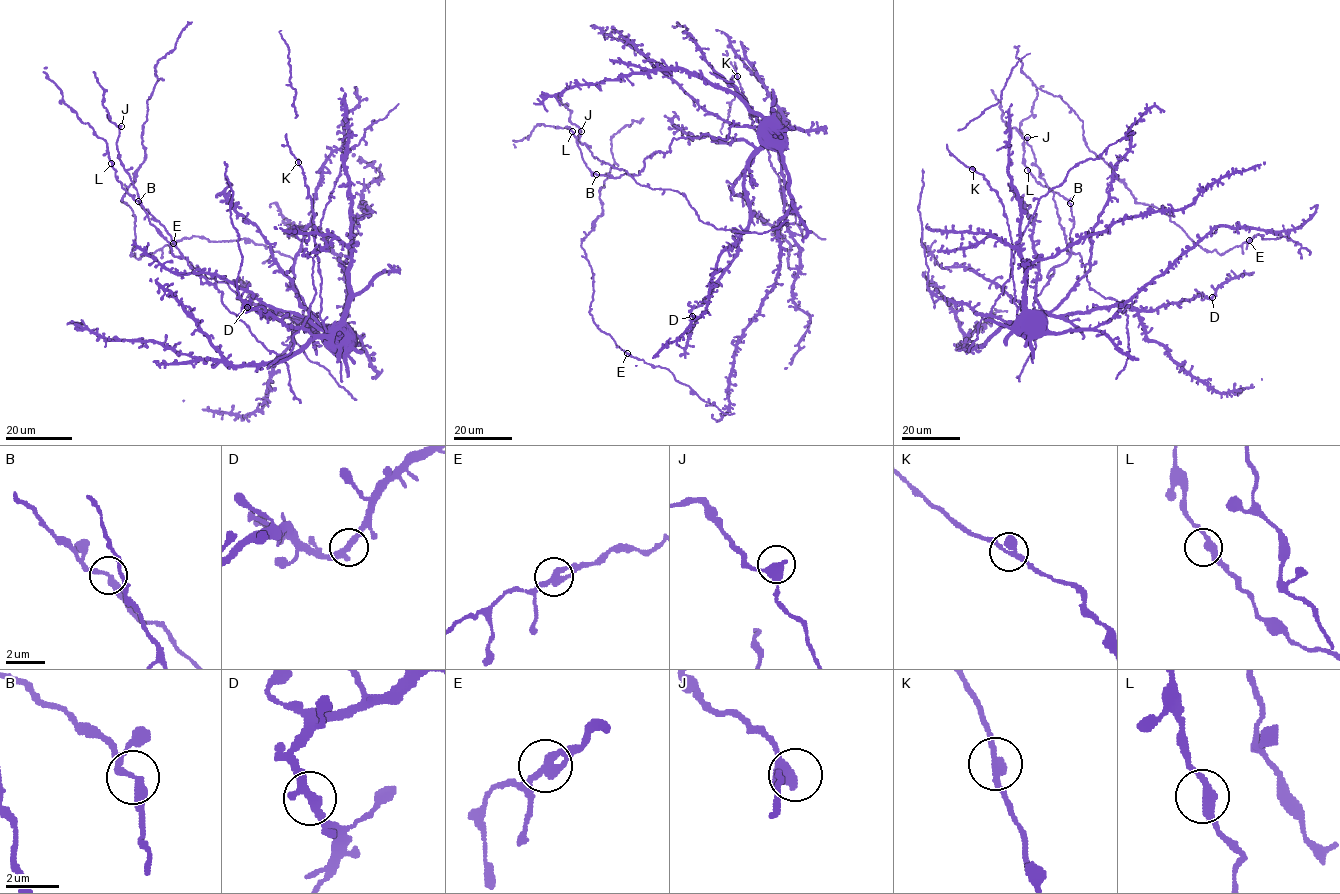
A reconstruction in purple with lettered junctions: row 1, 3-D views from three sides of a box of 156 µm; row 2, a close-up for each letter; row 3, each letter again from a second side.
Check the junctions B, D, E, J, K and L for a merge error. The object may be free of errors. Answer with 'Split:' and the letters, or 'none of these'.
Split: none of these

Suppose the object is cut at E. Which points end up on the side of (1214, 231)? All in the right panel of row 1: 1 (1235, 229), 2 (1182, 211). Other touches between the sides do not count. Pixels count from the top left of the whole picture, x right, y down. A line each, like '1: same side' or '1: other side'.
1: same side
2: same side

